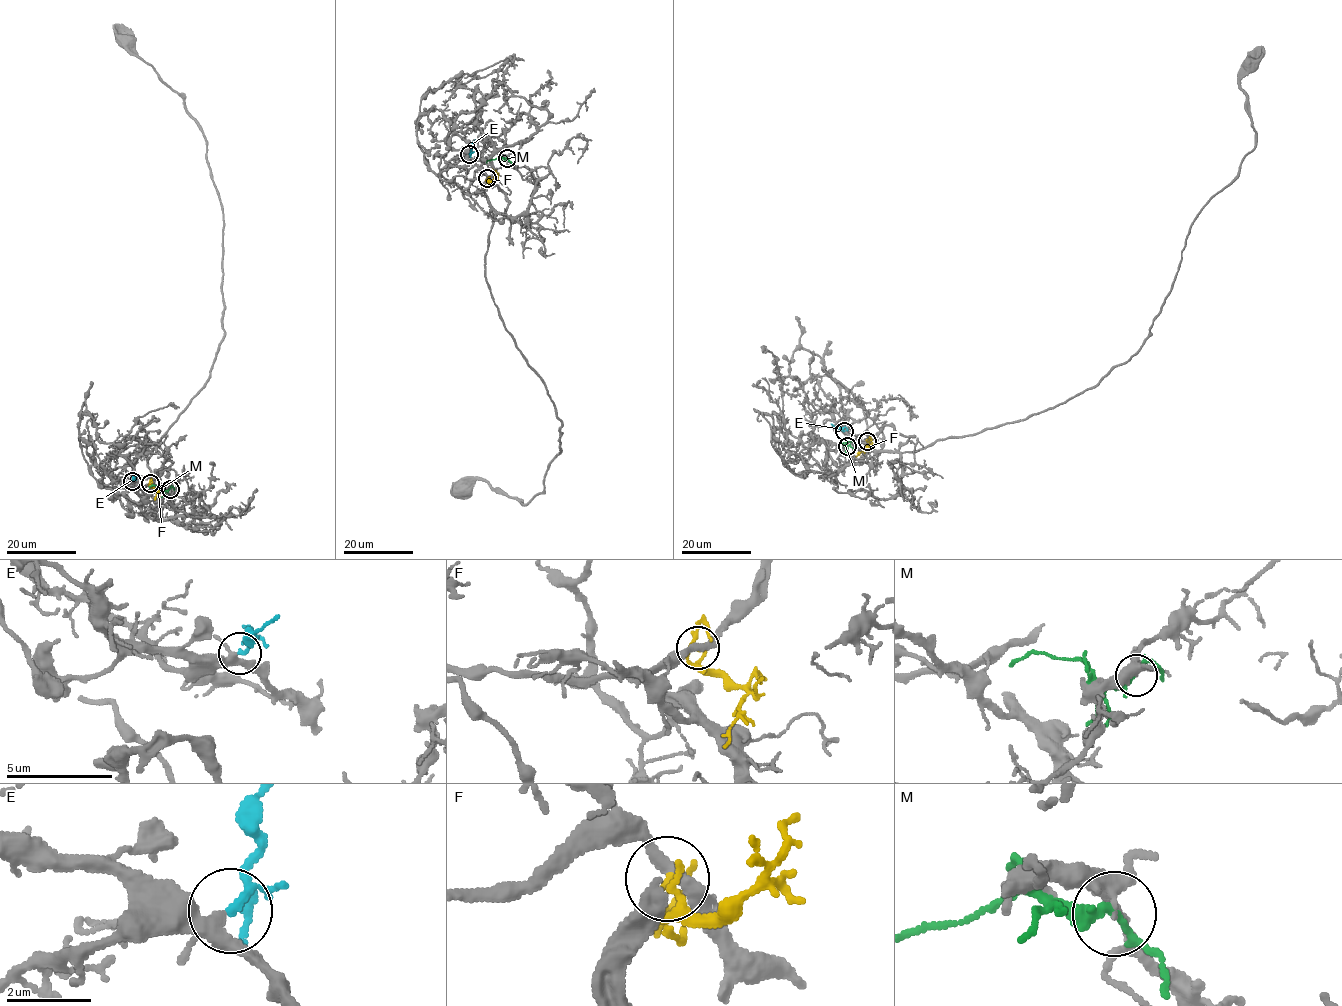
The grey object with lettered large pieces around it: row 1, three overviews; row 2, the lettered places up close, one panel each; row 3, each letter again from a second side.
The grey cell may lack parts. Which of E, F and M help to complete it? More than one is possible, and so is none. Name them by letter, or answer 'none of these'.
E

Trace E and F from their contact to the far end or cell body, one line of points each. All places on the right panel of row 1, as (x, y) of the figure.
E: (844, 431), (830, 423)
F: (867, 441), (869, 446), (855, 456)

